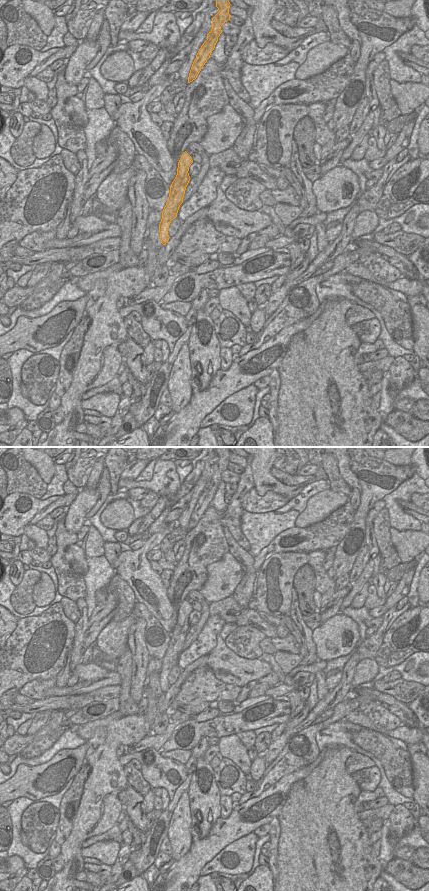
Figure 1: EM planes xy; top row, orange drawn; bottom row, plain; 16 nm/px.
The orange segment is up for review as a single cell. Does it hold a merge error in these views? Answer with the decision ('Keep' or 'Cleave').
Cleave

